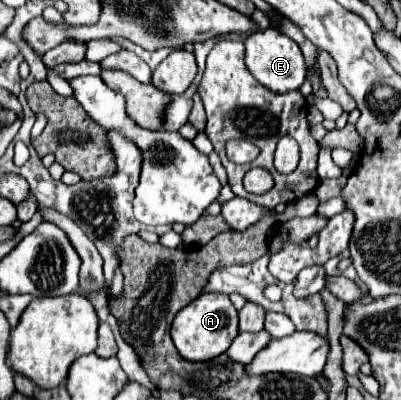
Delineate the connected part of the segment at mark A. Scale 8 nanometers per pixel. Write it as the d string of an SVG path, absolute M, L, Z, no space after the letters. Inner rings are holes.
M205 292L177 312L171 324L171 338L173 338L175 348L179 350L179 354L185 360L205 362L205 360L213 360L215 356L219 356L221 352L225 352L231 346L233 338L239 334L237 322L239 322L237 310L231 304L227 294Z

